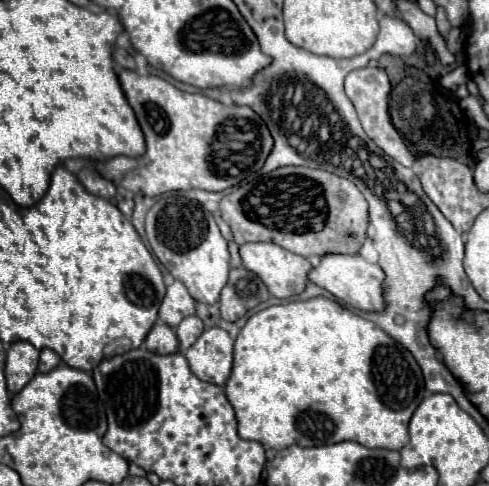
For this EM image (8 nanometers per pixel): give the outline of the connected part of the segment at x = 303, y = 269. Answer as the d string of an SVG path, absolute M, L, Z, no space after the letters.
M270 242L244 244L244 246L240 246L240 256L242 256L242 264L248 270L252 270L254 274L258 274L260 280L266 284L268 292L276 298L292 298L292 296L302 294L308 284L308 274L314 268L304 256L288 252L282 246L270 244Z

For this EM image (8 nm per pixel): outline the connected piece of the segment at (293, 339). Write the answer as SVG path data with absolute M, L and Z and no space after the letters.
M312 298L306 302L290 302L290 304L282 304L282 306L270 306L270 308L256 312L254 316L250 316L250 320L240 330L240 334L234 342L234 368L232 368L232 374L230 374L224 390L226 390L226 396L236 412L238 434L244 440L256 440L256 442L260 442L268 448L274 448L274 450L282 450L292 444L324 446L324 444L338 444L338 442L346 442L346 440L358 442L366 448L400 450L410 440L408 422L410 422L410 416L414 414L414 410L418 408L418 404L422 402L426 386L424 386L422 370L418 368L414 356L410 356L410 352L402 344L398 344L394 338L386 336L386 332L382 332L374 322L350 312L348 308L340 306L338 302L332 302L326 298Z

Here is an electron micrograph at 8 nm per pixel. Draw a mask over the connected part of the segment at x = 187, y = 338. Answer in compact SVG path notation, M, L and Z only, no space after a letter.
M188 316L180 322L180 326L176 328L176 334L178 334L178 340L180 340L180 352L184 354L196 340L198 336L204 332L204 324L198 316Z

